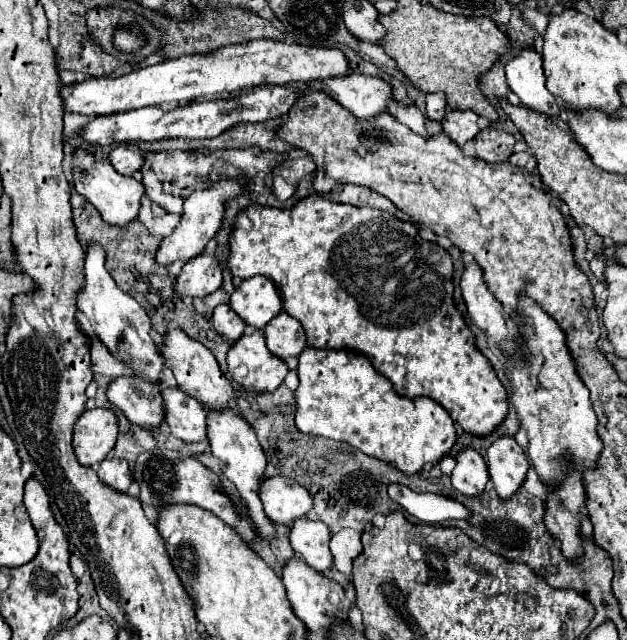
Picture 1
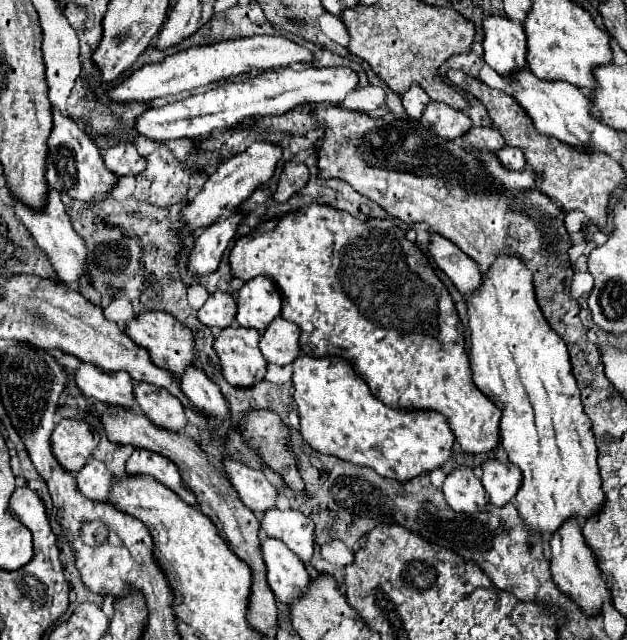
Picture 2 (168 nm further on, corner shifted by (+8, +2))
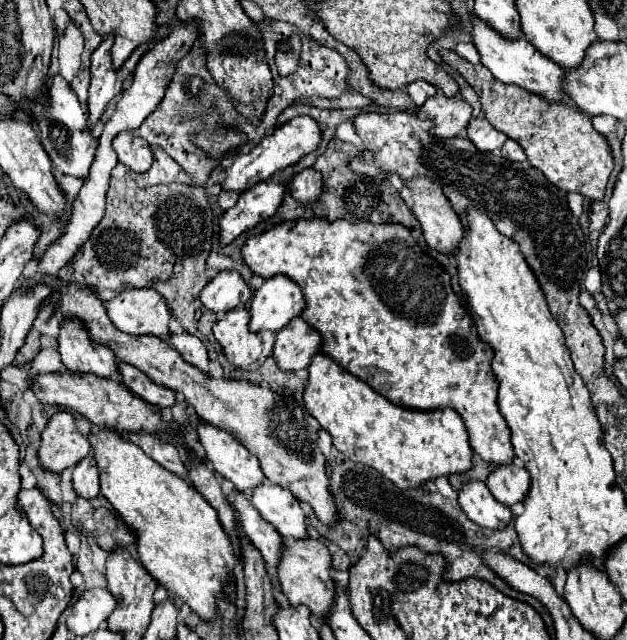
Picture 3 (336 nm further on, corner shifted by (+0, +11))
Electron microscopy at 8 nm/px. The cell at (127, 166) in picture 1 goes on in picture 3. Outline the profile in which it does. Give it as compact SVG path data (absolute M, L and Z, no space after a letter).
M131 132L119 134L113 140L113 150L117 152L119 162L125 164L133 172L147 172L151 168L153 152L149 144Z

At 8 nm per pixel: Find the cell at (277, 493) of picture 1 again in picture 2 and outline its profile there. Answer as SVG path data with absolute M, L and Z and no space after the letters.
M223 459L225 463L225 471L229 473L231 485L235 487L235 491L239 493L241 501L253 509L253 513L265 513L269 509L275 507L277 501L277 489L265 479L263 471L255 471L249 469L247 465L243 465L237 459Z

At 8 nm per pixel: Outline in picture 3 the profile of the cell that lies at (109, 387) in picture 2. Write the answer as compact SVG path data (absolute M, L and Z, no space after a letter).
M65 318L59 326L59 354L61 362L71 372L93 372L101 378L117 374L117 358L103 344L95 344L83 320Z

